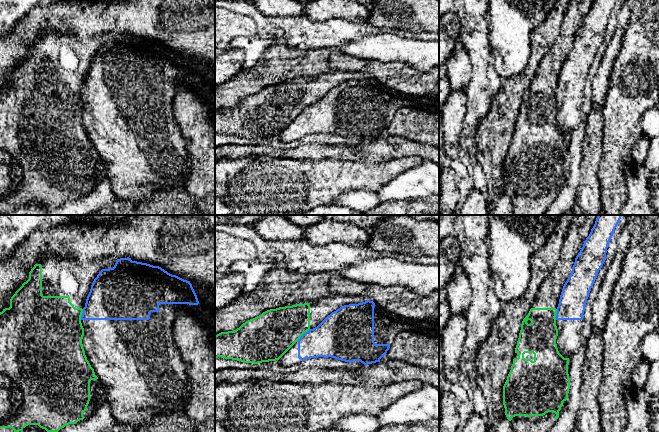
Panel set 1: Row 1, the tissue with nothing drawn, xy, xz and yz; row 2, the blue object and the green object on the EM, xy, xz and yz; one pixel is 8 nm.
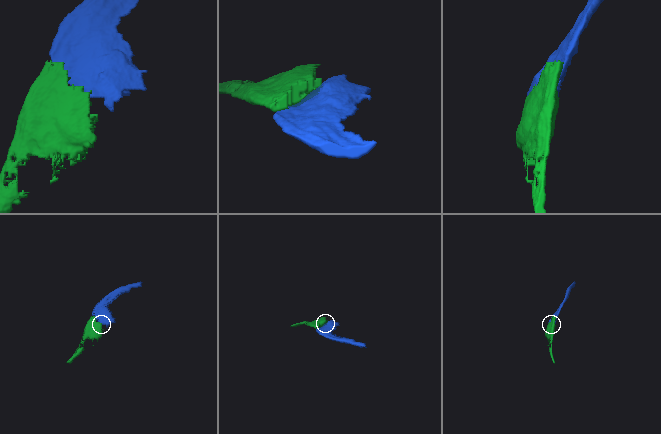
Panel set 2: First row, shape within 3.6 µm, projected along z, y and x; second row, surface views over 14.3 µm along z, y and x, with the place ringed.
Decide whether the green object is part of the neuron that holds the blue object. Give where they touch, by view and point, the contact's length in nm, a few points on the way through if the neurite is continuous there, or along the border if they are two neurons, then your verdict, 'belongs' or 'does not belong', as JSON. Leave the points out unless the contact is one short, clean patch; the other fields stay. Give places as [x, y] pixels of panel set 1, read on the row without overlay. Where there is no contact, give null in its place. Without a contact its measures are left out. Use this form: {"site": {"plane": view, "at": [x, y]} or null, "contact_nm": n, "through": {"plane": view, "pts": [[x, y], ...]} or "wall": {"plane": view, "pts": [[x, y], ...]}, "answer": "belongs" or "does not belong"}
{"site": {"plane": "xz", "at": [303, 110]}, "contact_nm": 160, "answer": "does not belong"}

